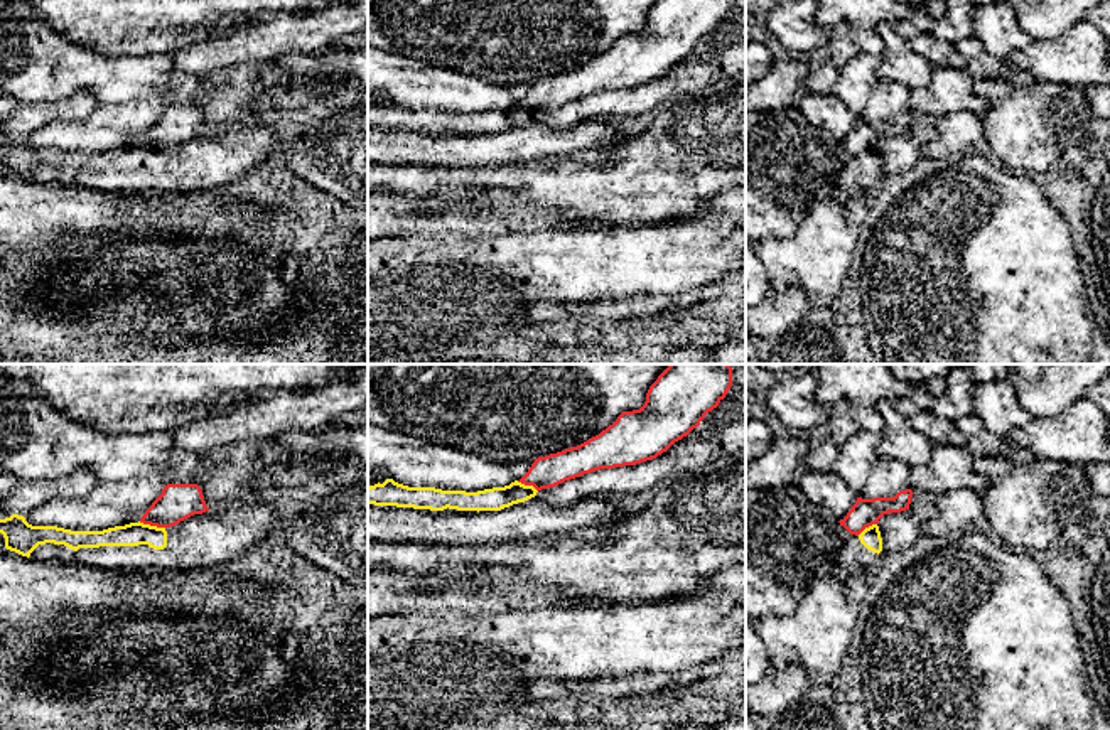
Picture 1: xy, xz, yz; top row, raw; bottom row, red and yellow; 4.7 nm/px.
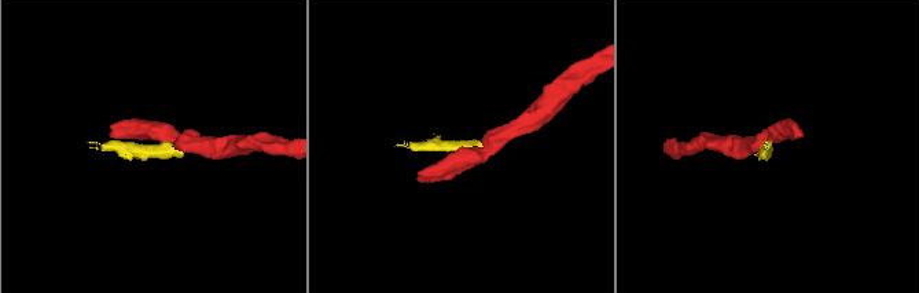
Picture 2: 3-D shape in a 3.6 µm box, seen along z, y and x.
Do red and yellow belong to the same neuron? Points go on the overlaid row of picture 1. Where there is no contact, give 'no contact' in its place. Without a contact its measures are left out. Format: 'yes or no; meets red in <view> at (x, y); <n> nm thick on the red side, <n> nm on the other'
no; meets red in xy at (152, 525); 180 nm thick on the red side, 110 nm on the other

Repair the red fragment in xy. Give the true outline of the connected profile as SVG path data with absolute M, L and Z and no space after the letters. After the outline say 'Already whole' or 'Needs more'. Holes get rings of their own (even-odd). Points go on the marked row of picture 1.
M167 484L162 494L145 511L140 523L170 528L206 511L209 511L209 507L197 484Z. Already whole

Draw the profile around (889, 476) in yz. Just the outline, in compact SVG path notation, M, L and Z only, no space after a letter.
M881 457L859 497L894 497L899 491L909 489L909 477L911 467L904 462Z

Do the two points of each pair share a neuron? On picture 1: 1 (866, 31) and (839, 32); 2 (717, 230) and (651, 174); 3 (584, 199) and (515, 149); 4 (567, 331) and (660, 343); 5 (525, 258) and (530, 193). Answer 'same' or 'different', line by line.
1: different
2: different
3: different
4: same
5: different

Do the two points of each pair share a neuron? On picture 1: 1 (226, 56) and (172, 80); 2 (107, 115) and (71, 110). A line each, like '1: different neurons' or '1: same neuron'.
1: different neurons
2: different neurons

